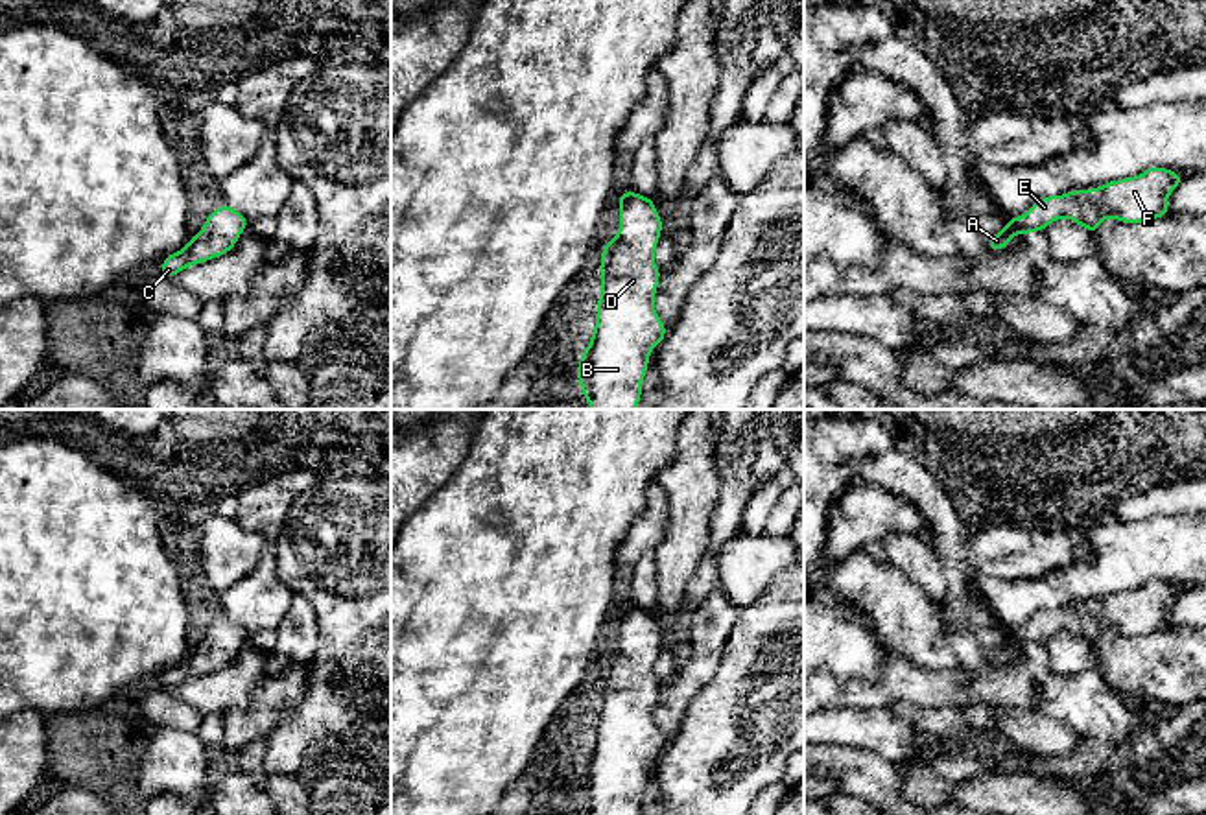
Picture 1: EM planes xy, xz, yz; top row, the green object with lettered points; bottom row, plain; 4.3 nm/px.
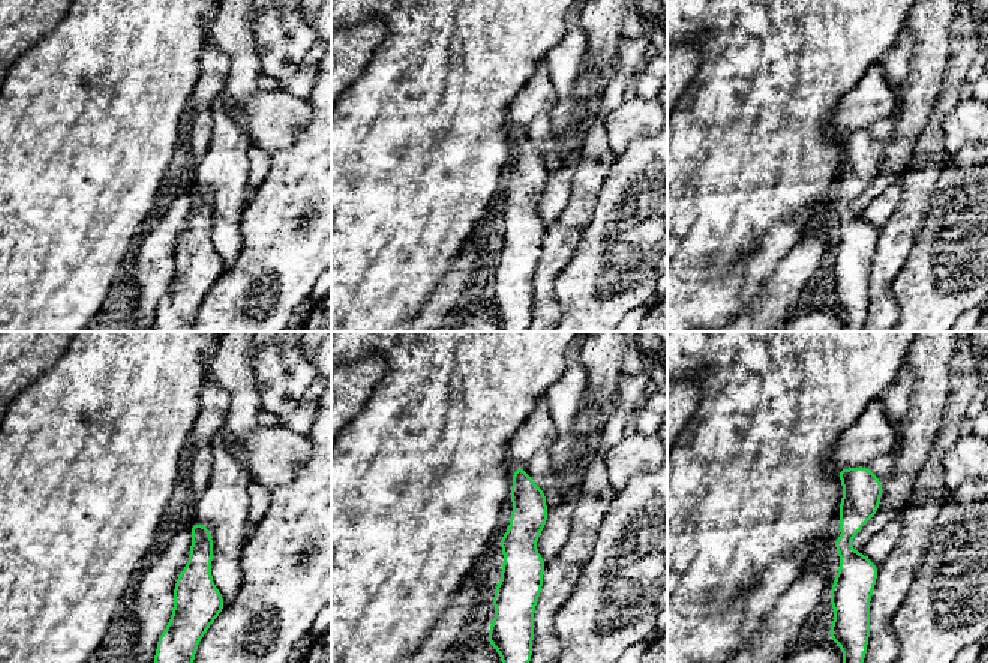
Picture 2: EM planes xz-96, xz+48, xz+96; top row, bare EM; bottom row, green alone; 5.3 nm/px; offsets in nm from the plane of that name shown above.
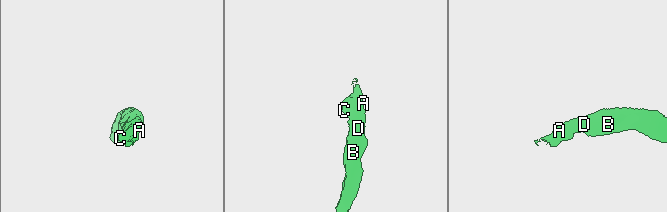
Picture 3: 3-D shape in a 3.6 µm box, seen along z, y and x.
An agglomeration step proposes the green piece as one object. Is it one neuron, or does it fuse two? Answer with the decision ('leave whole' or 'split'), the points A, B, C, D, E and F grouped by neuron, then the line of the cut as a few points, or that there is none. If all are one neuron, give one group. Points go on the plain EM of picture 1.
leave whole; A B C D E F; no cut

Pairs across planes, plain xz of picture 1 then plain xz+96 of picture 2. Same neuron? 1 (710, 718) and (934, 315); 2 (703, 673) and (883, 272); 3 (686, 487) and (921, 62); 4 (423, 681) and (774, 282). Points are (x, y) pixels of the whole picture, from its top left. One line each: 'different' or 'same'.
1: same
2: same
3: different
4: different

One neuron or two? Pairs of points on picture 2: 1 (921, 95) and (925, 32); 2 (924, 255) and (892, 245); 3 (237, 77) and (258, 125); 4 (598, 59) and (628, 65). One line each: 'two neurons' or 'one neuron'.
1: one neuron
2: two neurons
3: two neurons
4: two neurons

